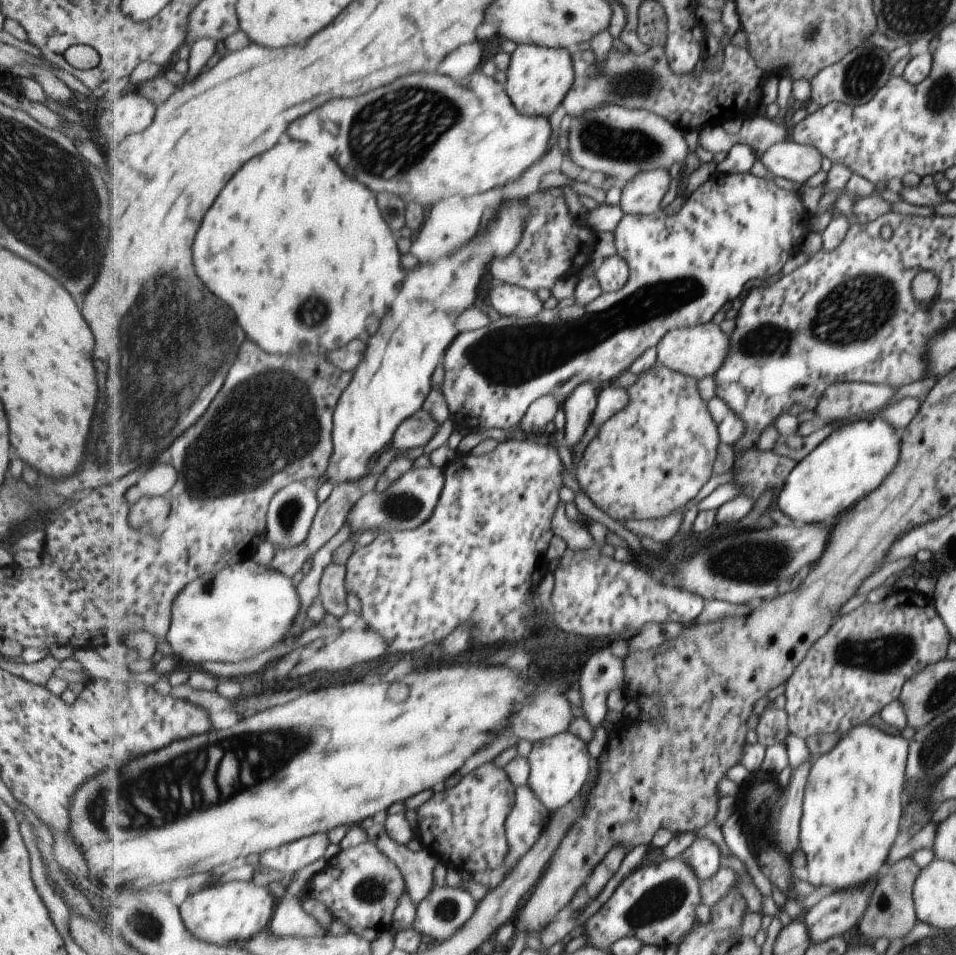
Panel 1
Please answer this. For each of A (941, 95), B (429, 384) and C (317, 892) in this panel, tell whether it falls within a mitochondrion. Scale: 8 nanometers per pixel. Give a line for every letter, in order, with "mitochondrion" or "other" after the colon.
A: mitochondrion
B: other
C: other

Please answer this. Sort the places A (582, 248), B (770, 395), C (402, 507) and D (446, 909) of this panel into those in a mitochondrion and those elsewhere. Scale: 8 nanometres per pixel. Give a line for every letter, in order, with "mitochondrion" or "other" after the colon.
A: other
B: other
C: mitochondrion
D: mitochondrion

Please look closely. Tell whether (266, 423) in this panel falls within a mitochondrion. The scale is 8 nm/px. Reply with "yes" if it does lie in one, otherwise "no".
yes

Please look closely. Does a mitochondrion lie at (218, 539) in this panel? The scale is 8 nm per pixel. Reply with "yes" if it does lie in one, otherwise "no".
no

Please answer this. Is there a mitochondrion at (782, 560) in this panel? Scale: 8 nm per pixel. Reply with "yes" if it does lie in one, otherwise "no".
yes

